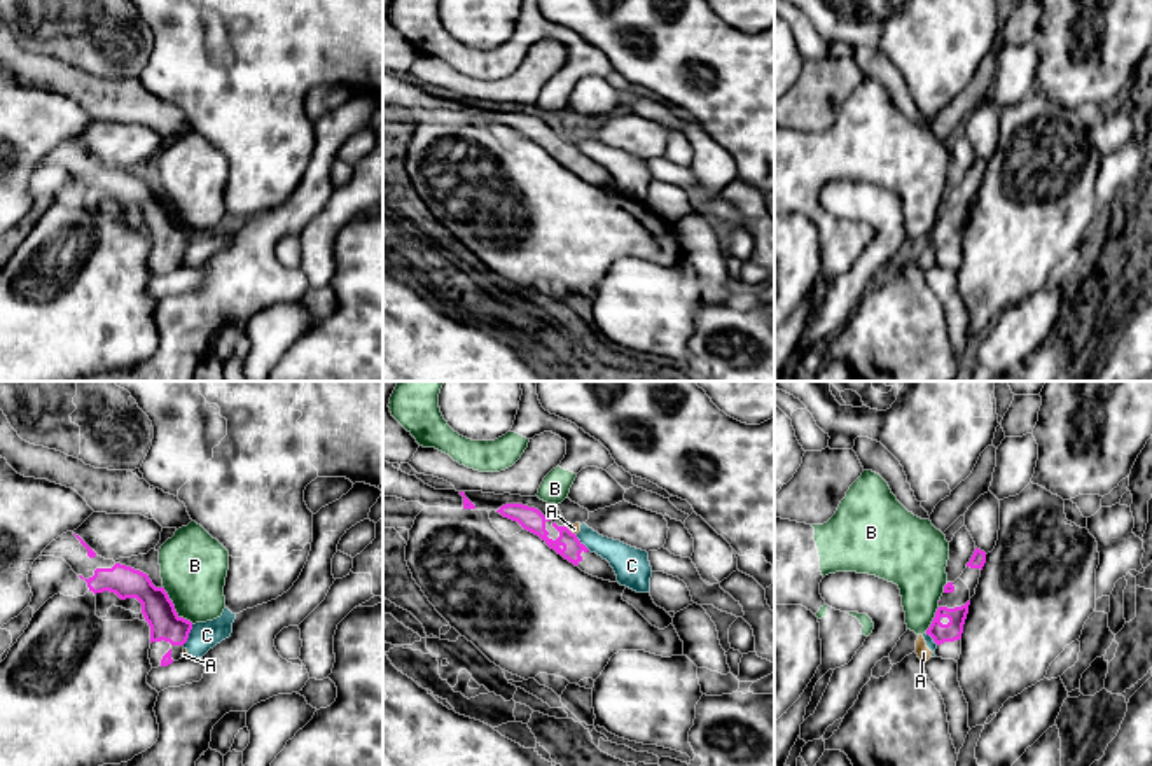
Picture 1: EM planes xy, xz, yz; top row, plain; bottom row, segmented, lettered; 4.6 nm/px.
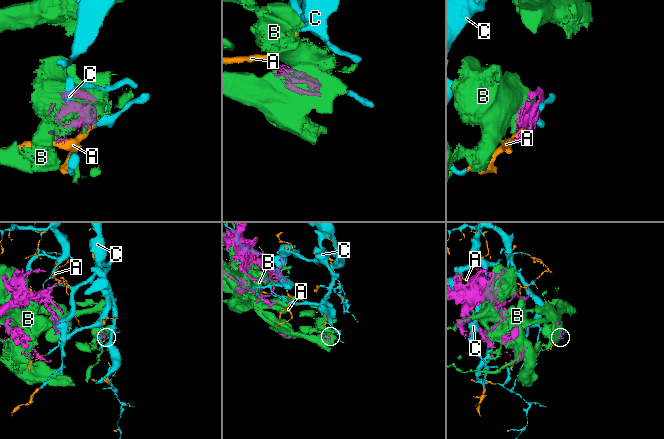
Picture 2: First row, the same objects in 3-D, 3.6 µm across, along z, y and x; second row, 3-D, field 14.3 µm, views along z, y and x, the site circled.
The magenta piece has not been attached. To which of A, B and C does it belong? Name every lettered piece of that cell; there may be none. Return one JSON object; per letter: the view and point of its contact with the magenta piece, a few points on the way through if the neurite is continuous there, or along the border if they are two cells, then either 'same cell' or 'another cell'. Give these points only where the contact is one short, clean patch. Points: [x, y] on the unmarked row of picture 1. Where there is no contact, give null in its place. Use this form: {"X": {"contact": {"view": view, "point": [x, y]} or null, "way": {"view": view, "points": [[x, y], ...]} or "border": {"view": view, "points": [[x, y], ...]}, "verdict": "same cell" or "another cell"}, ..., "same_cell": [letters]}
{"A": {"contact": {"view": "xz", "point": [569, 139]}, "border": {"view": "xz", "points": [[565, 135], [576, 144]]}, "verdict": "another cell"}, "B": {"contact": {"view": "xy", "point": [173, 215]}, "verdict": "another cell"}, "C": {"contact": {"view": "xy", "point": [187, 243]}, "border": {"view": "xy", "points": [[193, 233], [182, 252]]}, "verdict": "another cell"}, "same_cell": []}

